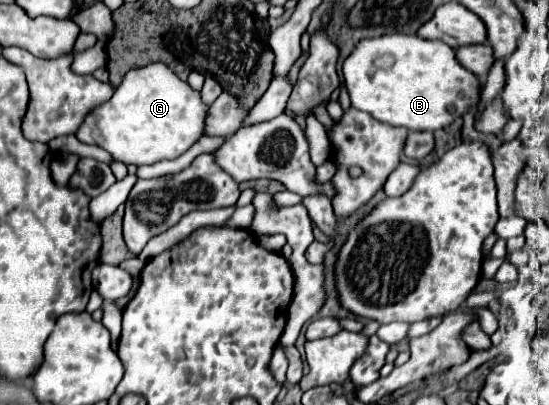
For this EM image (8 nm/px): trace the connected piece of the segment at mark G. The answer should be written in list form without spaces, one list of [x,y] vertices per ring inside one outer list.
[[[154,63],[126,73],[120,87],[114,91],[112,99],[106,105],[102,105],[102,109],[94,109],[94,113],[86,117],[76,137],[82,143],[106,149],[114,159],[126,165],[152,165],[156,161],[176,159],[182,153],[186,153],[206,133],[206,117],[208,117],[208,105],[202,101],[200,91],[192,89],[186,81],[178,79],[166,65]]]

